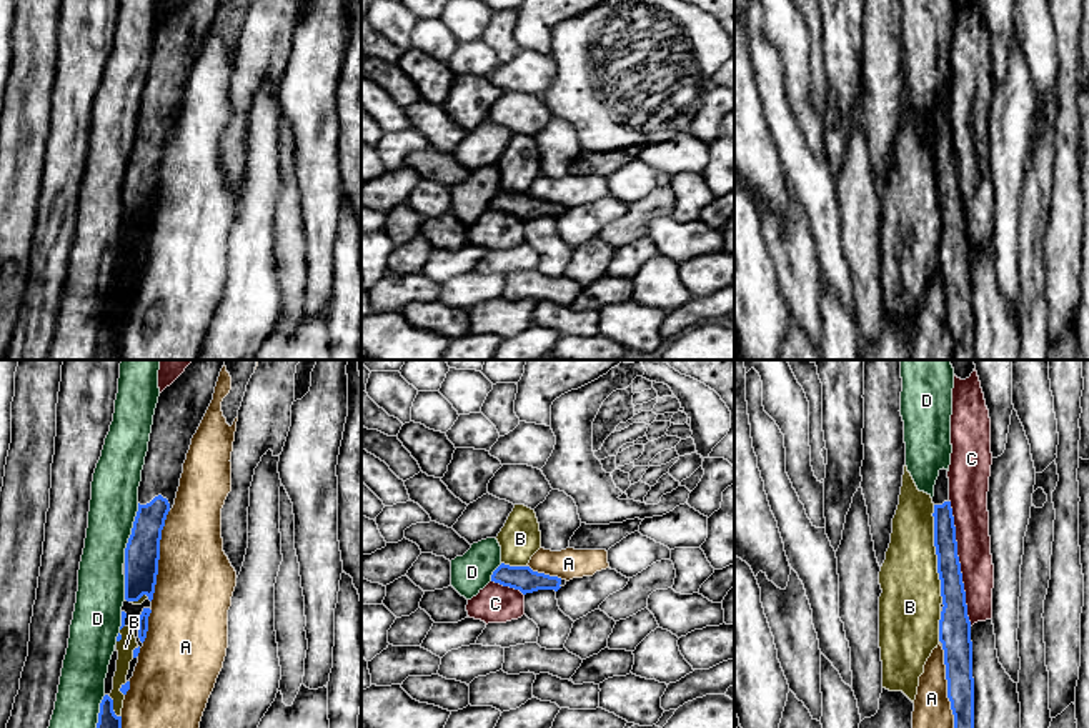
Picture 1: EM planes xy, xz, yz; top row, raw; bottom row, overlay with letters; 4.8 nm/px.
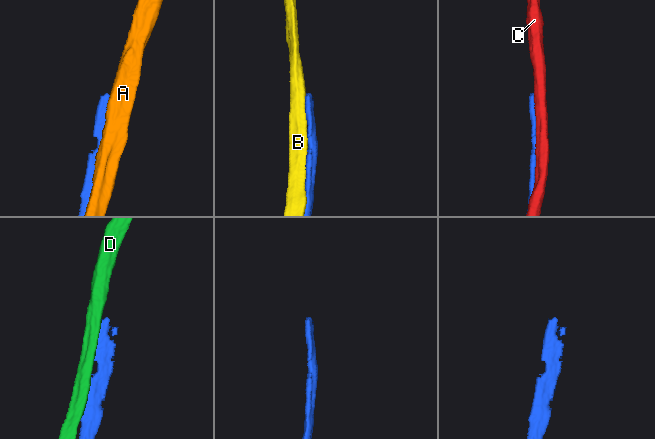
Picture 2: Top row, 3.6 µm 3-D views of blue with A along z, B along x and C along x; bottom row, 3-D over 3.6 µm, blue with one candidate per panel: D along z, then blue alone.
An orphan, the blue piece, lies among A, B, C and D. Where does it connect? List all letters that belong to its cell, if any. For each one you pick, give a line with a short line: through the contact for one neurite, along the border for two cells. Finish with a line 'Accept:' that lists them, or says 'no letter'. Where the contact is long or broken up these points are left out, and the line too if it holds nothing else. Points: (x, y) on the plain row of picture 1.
Accept: no letter

